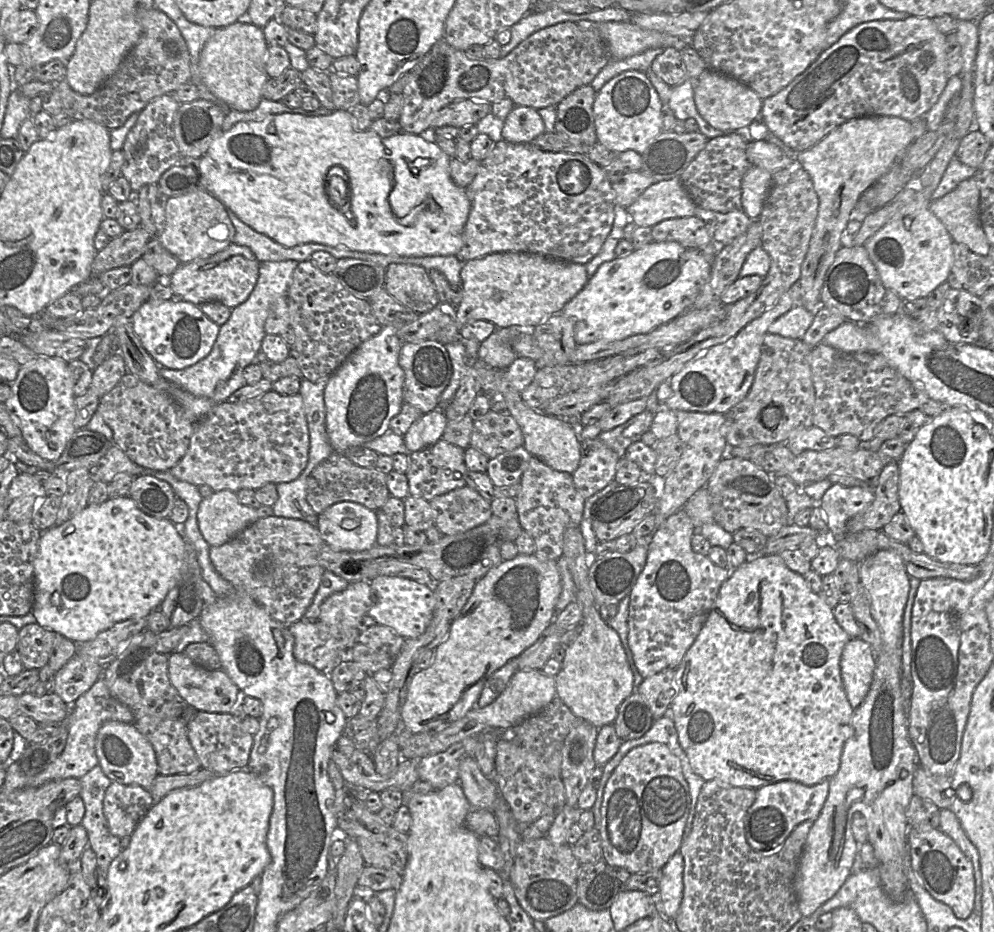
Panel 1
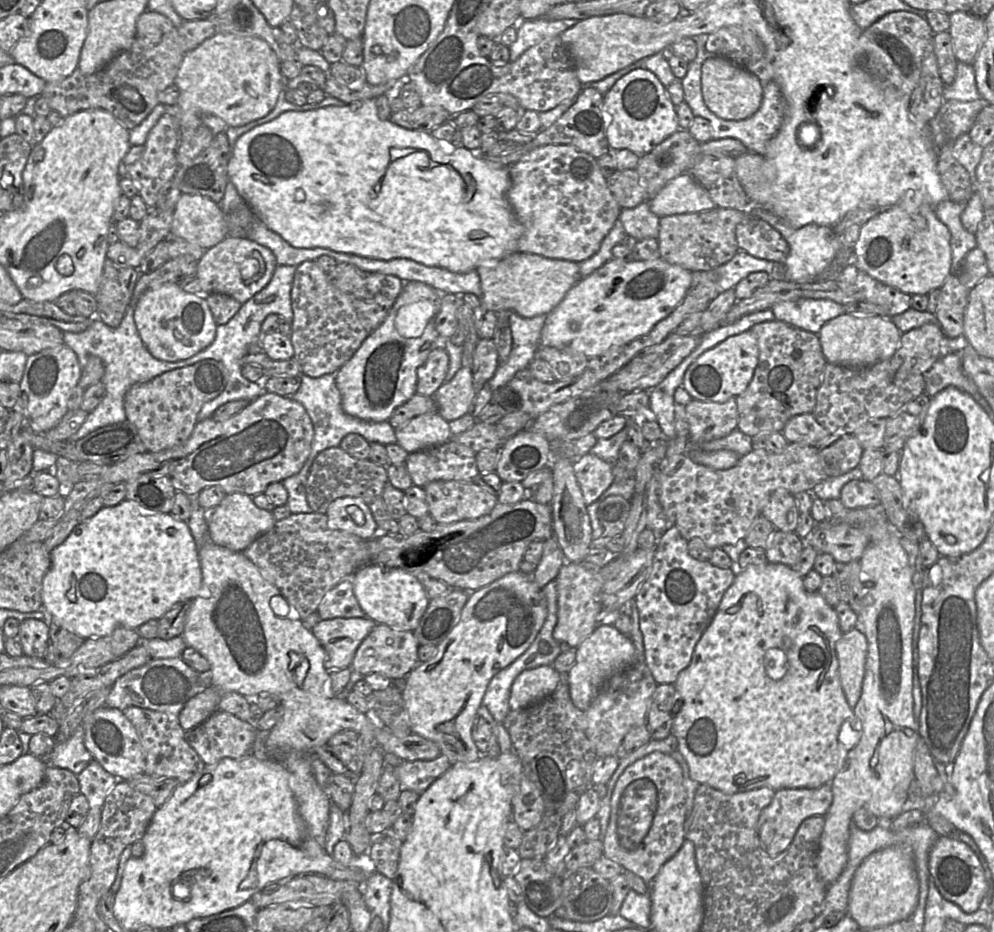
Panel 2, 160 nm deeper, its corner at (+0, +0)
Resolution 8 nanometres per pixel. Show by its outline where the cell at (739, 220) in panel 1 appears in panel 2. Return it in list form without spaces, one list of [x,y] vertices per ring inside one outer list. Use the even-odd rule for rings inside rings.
[[[745,215],[737,225],[735,233],[739,251],[784,265],[790,251],[789,245],[766,221]]]

